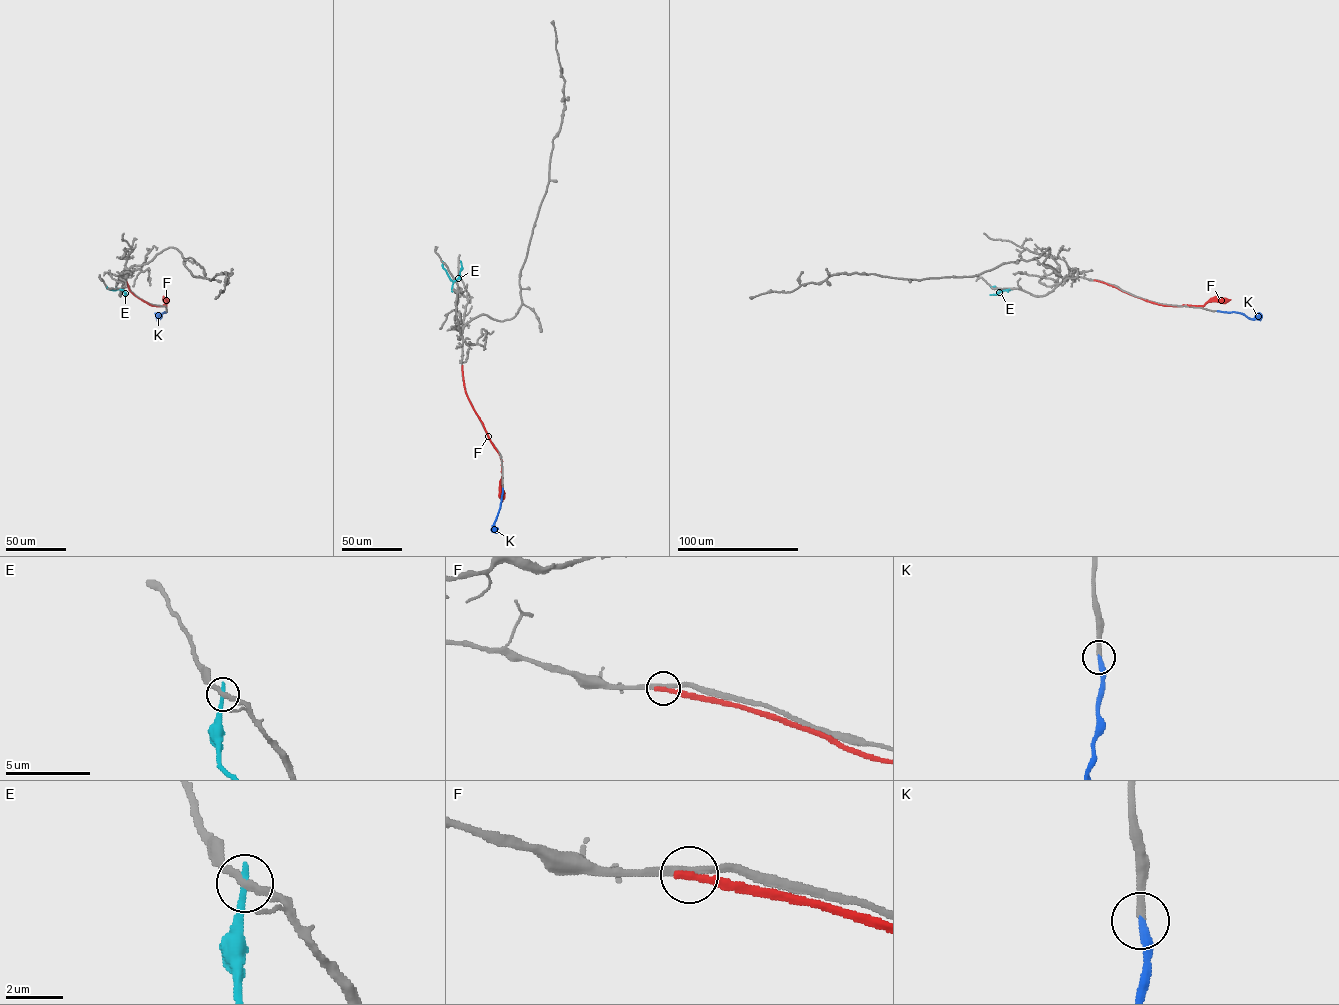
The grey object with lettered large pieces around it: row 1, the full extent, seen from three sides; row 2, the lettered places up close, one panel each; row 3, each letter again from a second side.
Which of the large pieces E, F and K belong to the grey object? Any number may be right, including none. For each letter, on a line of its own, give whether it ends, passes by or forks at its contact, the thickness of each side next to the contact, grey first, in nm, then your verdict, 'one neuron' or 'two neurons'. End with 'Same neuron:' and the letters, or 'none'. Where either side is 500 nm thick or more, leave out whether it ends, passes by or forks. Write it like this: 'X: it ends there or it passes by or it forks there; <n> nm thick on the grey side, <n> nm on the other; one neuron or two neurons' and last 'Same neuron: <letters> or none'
E: it ends there; 220 nm thick on the grey side, 260 nm on the other; two neurons
F: it ends there; 280 nm thick on the grey side, 280 nm on the other; two neurons
K: it ends there; 280 nm thick on the grey side, 320 nm on the other; one neuron
Same neuron: K

